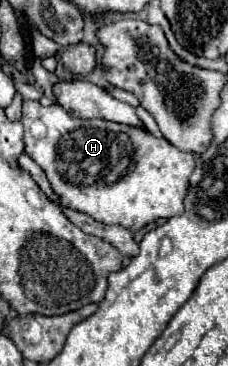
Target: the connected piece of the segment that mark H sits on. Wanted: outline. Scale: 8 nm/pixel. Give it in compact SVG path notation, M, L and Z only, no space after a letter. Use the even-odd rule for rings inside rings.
M25 100L21 122L25 126L25 154L29 154L43 168L53 192L61 198L61 206L89 214L93 220L103 224L119 224L131 232L137 232L159 218L183 214L183 198L189 188L189 176L195 168L195 154L183 152L165 138L155 138L143 128L109 120L73 118L59 104L45 108L35 100Z

